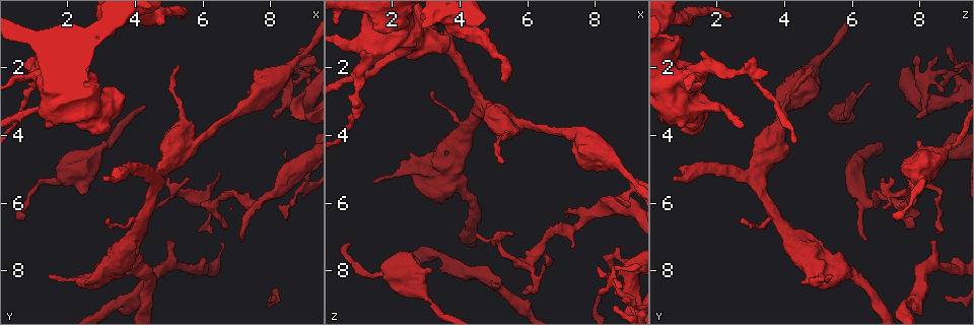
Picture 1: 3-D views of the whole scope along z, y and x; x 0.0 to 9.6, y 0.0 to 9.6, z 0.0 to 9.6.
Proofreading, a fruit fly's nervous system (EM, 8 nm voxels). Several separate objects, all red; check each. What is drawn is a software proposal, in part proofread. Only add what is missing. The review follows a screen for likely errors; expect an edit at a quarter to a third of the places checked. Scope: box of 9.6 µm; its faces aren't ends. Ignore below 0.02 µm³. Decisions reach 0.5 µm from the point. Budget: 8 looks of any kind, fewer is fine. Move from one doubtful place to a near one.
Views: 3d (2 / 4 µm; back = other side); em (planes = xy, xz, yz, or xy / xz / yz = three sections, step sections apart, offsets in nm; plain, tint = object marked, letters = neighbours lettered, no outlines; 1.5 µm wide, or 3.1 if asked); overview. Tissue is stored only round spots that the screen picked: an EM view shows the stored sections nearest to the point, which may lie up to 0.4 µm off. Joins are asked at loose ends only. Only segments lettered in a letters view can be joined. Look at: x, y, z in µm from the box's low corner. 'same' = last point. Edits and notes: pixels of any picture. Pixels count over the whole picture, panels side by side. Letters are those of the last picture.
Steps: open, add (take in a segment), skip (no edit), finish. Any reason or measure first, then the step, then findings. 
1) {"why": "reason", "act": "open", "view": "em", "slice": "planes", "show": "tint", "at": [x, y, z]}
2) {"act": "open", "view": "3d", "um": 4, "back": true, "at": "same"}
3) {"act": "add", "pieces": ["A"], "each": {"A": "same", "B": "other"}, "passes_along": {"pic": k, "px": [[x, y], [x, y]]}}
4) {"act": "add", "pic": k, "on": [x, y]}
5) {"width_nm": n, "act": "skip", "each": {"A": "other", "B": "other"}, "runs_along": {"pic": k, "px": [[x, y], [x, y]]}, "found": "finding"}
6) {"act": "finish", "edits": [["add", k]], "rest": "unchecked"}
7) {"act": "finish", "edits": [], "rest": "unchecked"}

{"why": "thin end", "act": "open", "view": "em", "slice": "xz", "step": 8, "show": "tint", "at": [5.90, 6.75, 8.75]}

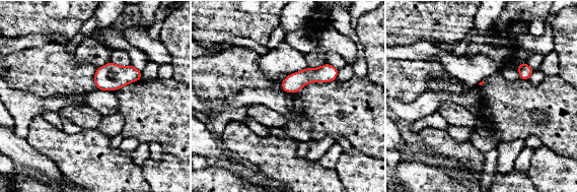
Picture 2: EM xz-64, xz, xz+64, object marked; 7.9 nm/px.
{"act": "open", "view": "em", "slice": "planes", "show": "letters", "at": "same"}

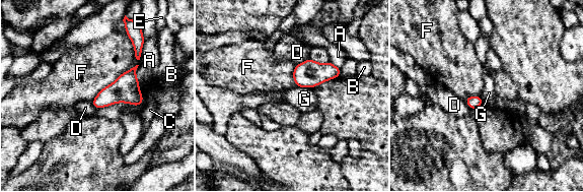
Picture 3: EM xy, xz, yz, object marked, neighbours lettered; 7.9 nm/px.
{"width_nm": 100, "act": "add", "pieces": ["D"], "each": {"A": "other", "B": "other", "C": "other", "D": "same", "E": "other", "F": "other", "G": "other"}, "found": "the neuron continues"}

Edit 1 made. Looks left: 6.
{"act": "open", "view": "overview"}

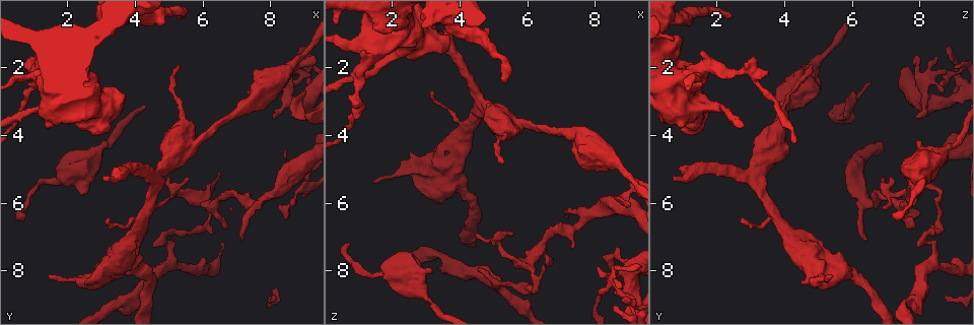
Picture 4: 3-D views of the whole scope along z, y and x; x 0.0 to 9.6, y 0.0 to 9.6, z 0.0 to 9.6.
{"why": "branch stops here", "act": "open", "view": "em", "slice": "planes", "show": "letters", "at": [5.00, 5.20, 7.15]}

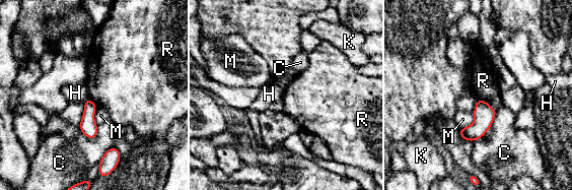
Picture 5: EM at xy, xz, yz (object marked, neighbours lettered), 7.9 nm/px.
{"longest_contact_nm": ["C", 320], "act": "skip", "each": {"C": "other", "H": "other", "K": "other", "M": "other", "R": "other"}, "found": "no lettered segment goes on from it"}

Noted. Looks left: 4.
{"why": "branch stops here", "act": "open", "view": "em", "slice": "planes", "show": "letters", "at": [8.80, 1.75, 8.45]}

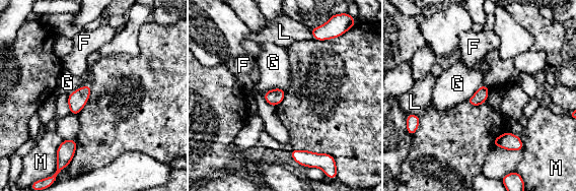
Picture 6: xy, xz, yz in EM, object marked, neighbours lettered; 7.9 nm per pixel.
{"act": "skip", "each": {"F": "other", "G": "other", "L": "other", "M": "other"}, "border": {"pic": 6, "px": [[284, 89], [271, 88], [263, 96]]}, "found": "no lettered segment goes on from it"}

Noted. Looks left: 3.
{"act": "finish", "edits": [["add", 3]], "rest": "unchecked"}

